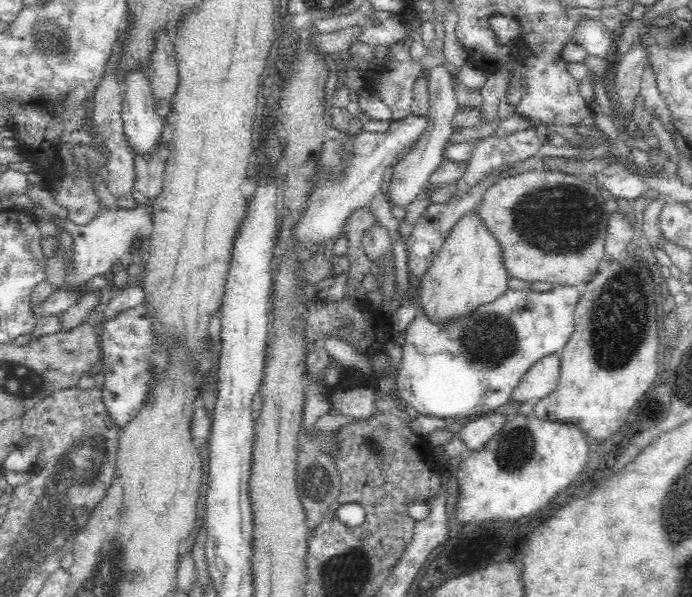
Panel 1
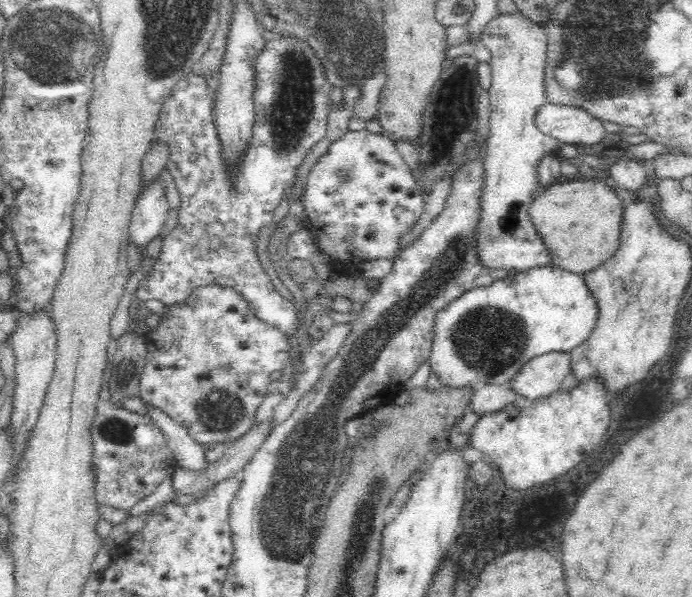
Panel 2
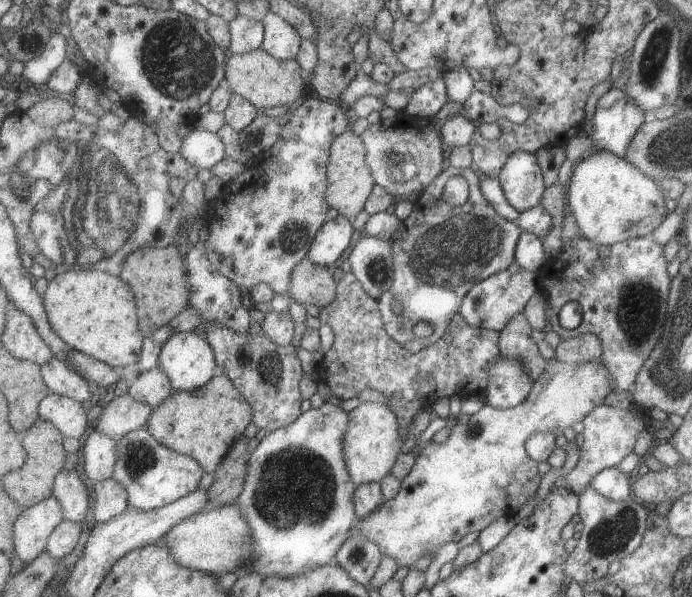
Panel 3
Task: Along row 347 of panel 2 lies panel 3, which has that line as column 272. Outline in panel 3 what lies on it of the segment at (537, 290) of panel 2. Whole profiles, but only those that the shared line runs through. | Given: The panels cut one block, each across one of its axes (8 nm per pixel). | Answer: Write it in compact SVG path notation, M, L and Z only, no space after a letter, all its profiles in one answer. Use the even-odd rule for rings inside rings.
M327 402L319 408L310 408L293 424L267 432L254 449L250 455L249 476L237 502L249 522L253 540L253 554L249 558L247 571L297 578L319 566L335 563L357 520L356 483L345 460L349 419L349 413L343 408Z

